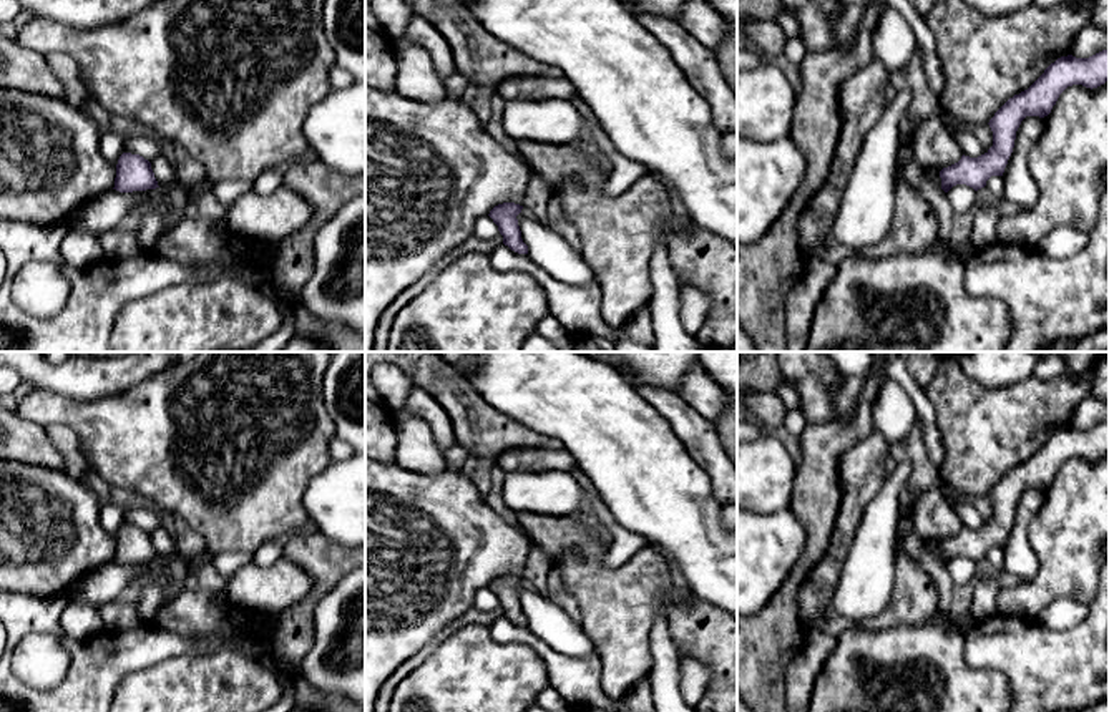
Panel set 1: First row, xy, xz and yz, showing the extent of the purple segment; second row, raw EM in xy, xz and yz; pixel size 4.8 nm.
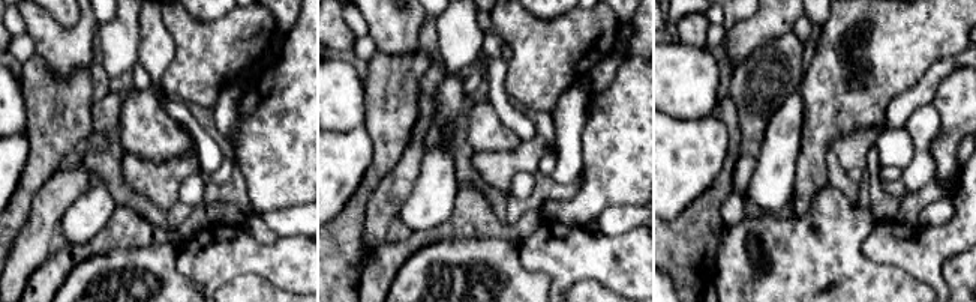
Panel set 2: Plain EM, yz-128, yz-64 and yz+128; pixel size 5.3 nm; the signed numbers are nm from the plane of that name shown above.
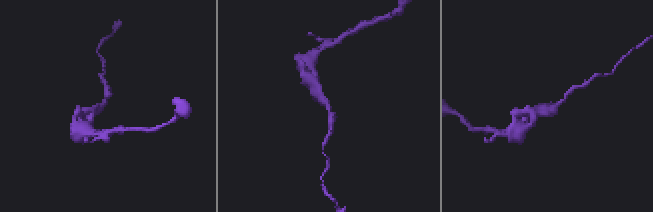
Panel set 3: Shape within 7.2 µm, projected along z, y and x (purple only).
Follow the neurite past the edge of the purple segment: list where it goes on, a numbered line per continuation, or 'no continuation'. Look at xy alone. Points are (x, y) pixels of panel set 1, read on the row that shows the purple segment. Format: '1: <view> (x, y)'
no continuation

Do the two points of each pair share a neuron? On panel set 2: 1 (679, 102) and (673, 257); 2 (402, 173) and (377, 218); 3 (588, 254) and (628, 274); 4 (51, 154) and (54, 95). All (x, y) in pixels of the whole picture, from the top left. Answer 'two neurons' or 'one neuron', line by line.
1: two neurons
2: one neuron
3: one neuron
4: one neuron

